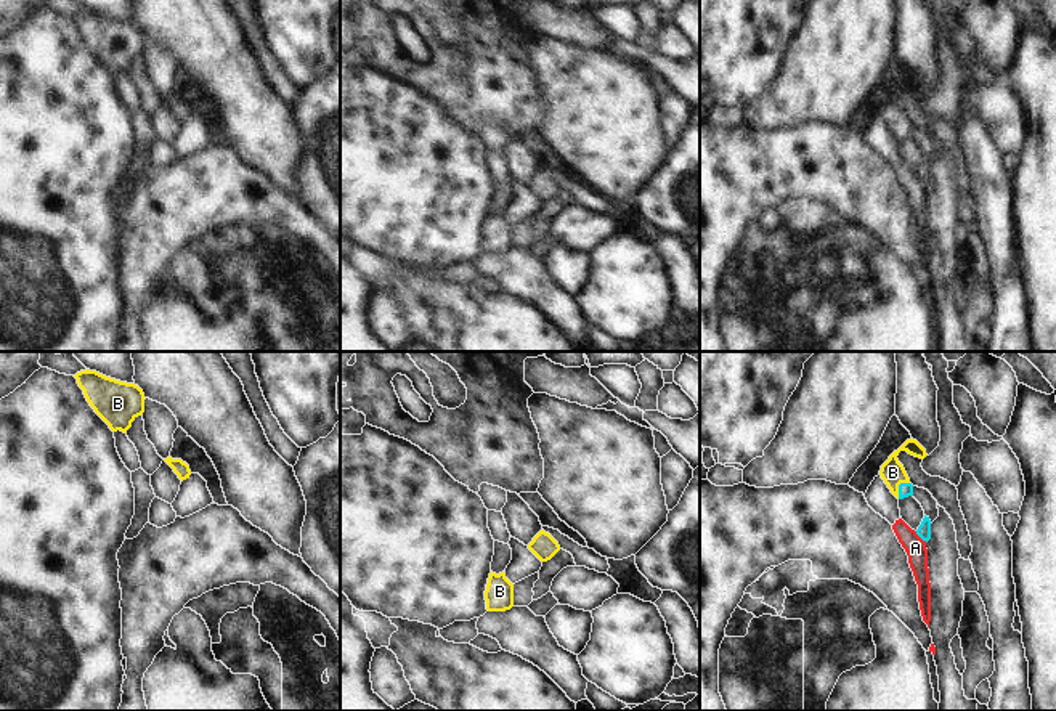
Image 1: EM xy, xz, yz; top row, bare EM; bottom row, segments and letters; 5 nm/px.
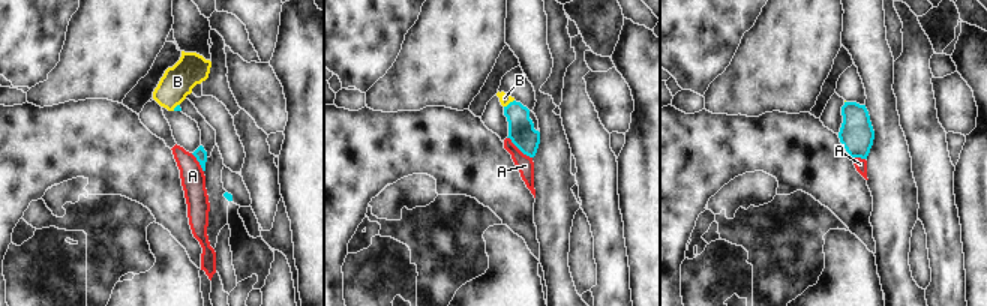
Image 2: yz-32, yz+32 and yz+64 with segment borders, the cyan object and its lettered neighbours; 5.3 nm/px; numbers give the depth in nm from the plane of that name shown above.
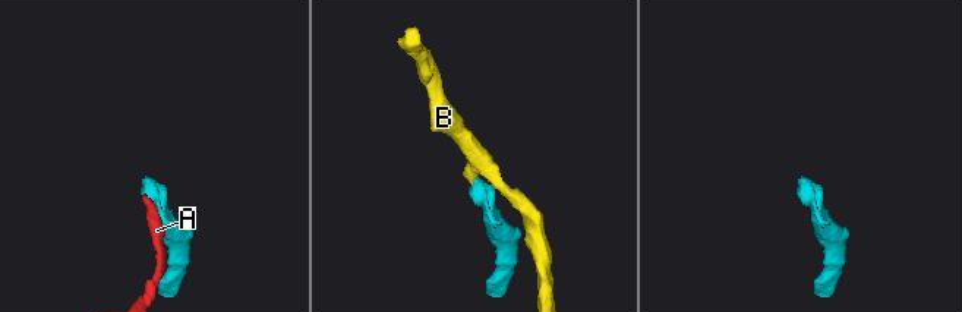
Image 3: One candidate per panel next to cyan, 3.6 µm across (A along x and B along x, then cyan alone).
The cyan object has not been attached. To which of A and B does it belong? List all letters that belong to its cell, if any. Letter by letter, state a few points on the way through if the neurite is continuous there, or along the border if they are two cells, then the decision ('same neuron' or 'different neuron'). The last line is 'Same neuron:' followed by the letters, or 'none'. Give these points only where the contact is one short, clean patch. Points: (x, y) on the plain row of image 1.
A: along yz (915, 172), (926, 182) | different neuron
B: across yz (905, 130), (899, 127), (893, 113) | same neuron
Same neuron: B

